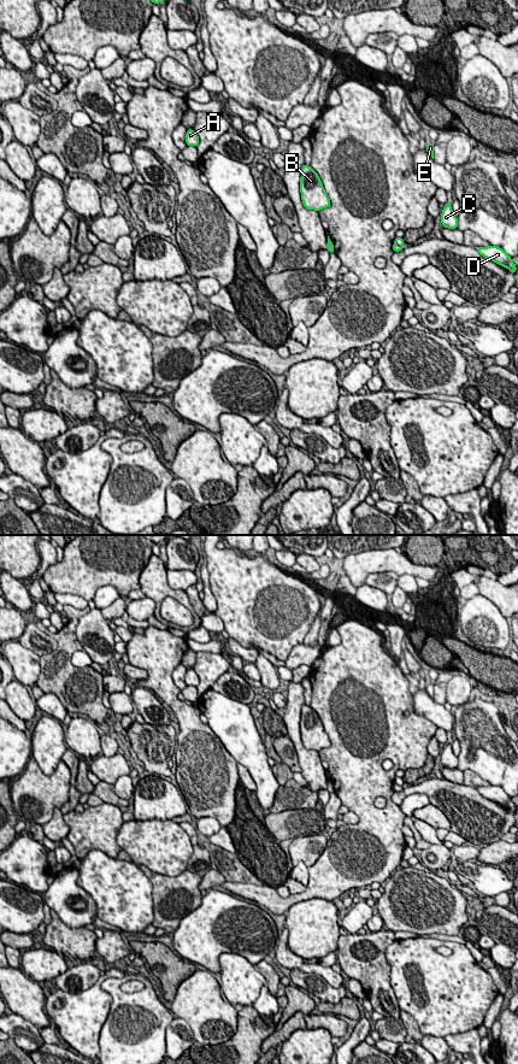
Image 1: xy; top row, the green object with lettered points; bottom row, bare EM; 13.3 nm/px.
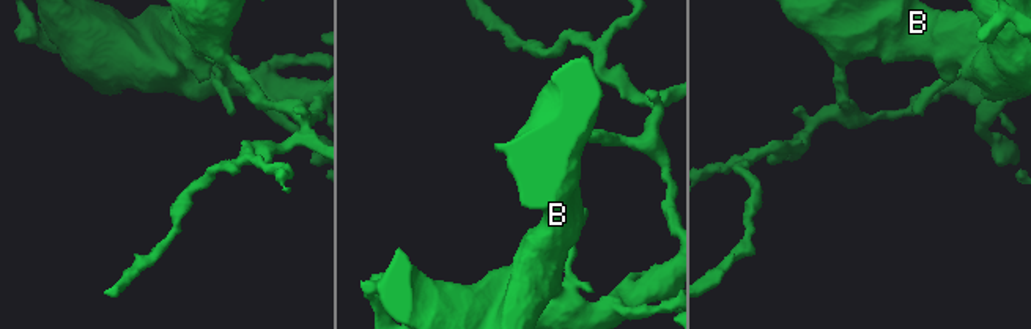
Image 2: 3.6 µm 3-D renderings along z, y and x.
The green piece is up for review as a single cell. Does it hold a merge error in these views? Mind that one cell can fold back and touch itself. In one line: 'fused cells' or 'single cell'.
fused cells

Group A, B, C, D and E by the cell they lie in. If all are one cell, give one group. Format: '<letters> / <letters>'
A C D E / B

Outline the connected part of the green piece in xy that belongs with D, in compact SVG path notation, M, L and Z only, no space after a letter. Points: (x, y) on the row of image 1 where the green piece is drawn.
M487 246L487 247L475 247L481 255L484 258L498 263L499 265L507 268L512 274L516 274L517 266L512 261L512 258L498 246Z

